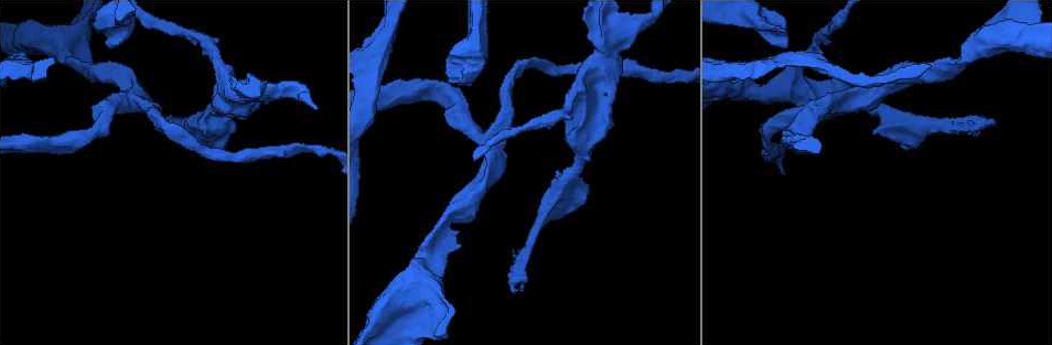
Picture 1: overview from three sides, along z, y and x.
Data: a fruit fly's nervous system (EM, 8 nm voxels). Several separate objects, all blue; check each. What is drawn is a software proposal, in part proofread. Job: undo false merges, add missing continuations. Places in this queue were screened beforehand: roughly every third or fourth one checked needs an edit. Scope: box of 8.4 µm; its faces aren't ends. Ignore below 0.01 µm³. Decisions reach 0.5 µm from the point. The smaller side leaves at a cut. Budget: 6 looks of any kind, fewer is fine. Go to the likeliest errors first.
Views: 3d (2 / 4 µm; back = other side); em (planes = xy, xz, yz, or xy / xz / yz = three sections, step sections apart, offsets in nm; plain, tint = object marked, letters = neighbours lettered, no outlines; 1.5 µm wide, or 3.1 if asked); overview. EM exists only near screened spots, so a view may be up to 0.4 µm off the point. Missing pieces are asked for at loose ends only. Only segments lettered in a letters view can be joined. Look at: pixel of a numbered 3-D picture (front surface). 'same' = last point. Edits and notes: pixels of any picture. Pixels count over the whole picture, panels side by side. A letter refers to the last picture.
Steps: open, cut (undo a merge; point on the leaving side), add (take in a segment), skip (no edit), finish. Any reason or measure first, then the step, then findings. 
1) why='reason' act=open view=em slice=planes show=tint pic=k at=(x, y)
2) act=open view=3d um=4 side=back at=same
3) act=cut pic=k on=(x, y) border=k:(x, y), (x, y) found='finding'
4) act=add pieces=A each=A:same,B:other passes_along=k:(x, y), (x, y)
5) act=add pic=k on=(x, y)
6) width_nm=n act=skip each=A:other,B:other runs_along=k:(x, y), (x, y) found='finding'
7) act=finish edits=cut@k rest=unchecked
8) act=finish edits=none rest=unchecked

why='branch stops here' act=open view=em slice=planes show=plain pic=1 at=(521, 290)

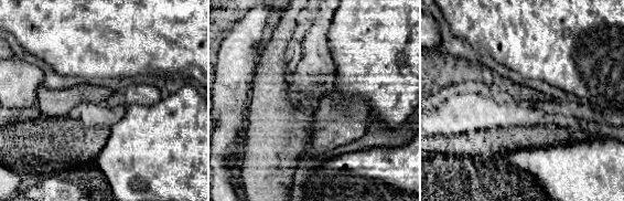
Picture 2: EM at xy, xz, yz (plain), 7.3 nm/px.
why='what lies round it' act=open view=em slice=planes show=letters at=same

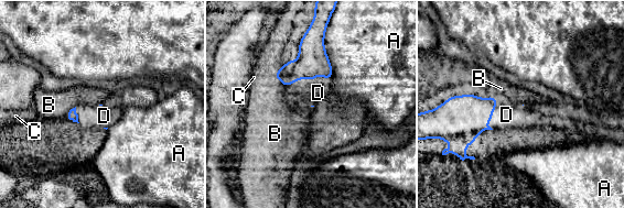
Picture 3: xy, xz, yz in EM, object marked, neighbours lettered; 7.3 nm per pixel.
act=add pieces=D each=A:other,B:other,C:other,D:same passes_along=3:(312, 59), (308, 79), (318, 92) found='it goes on there'

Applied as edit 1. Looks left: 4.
act=open view=overview

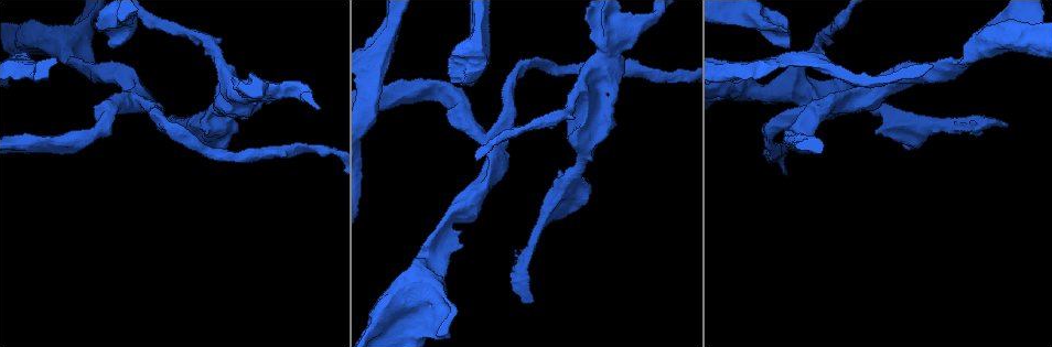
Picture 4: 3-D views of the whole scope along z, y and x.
why='stops while still wide' act=open view=em slice=planes show=plain pic=4 at=(778, 27)

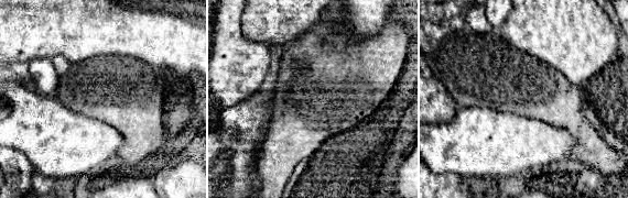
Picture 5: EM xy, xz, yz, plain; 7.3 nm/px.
why='see the neighbours' act=open view=em slice=planes show=letters at=same

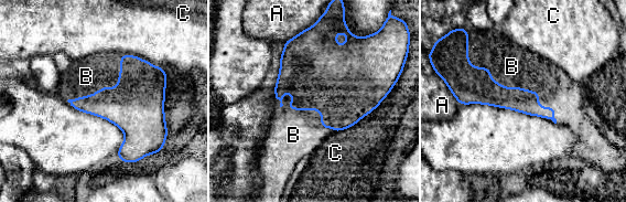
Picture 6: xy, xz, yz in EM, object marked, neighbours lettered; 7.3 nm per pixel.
act=add pieces=B each=A:other,B:same,C:other passes_along=6:(481, 88), (515, 87), (511, 66) found='it goes on there'

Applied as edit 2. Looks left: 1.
act=finish edits=add@3,add@6 rest=unchecked

